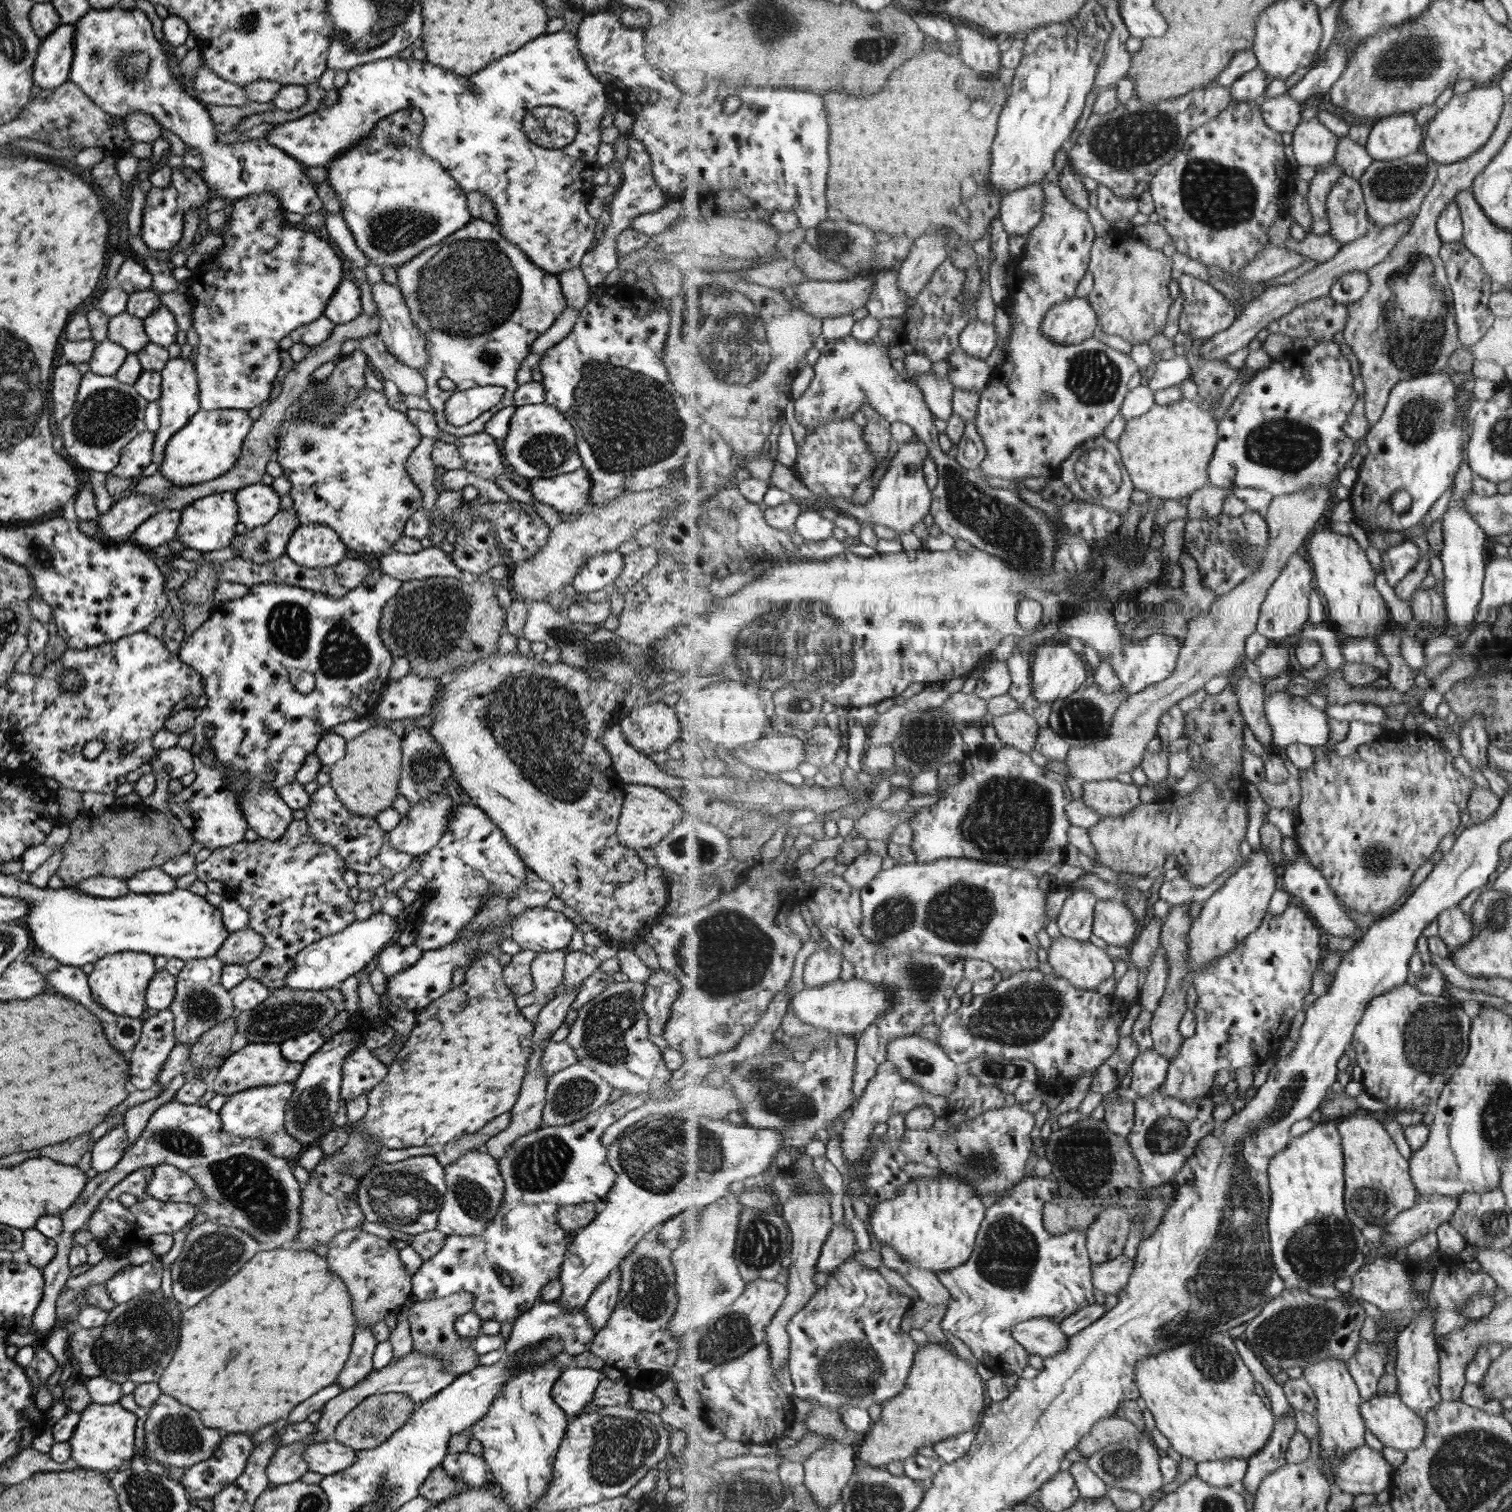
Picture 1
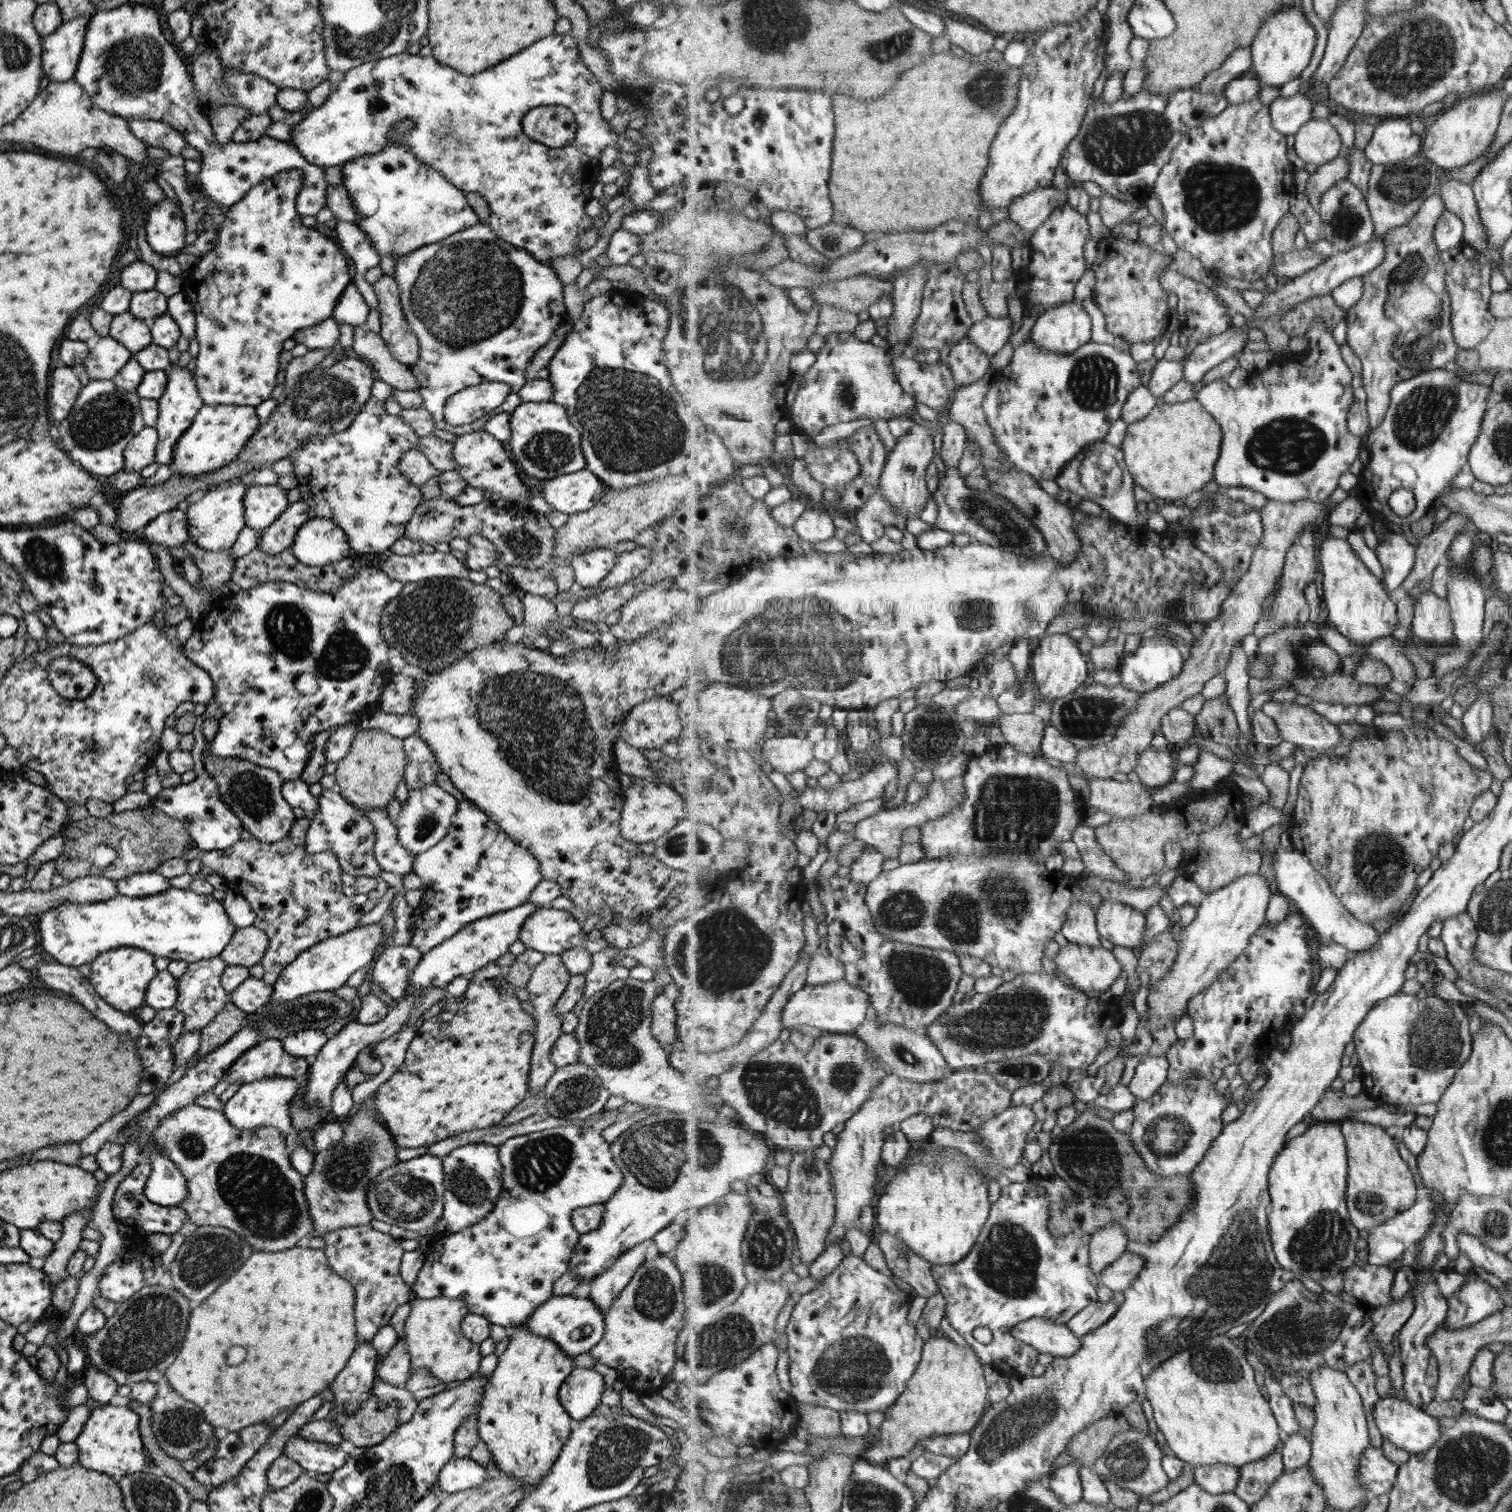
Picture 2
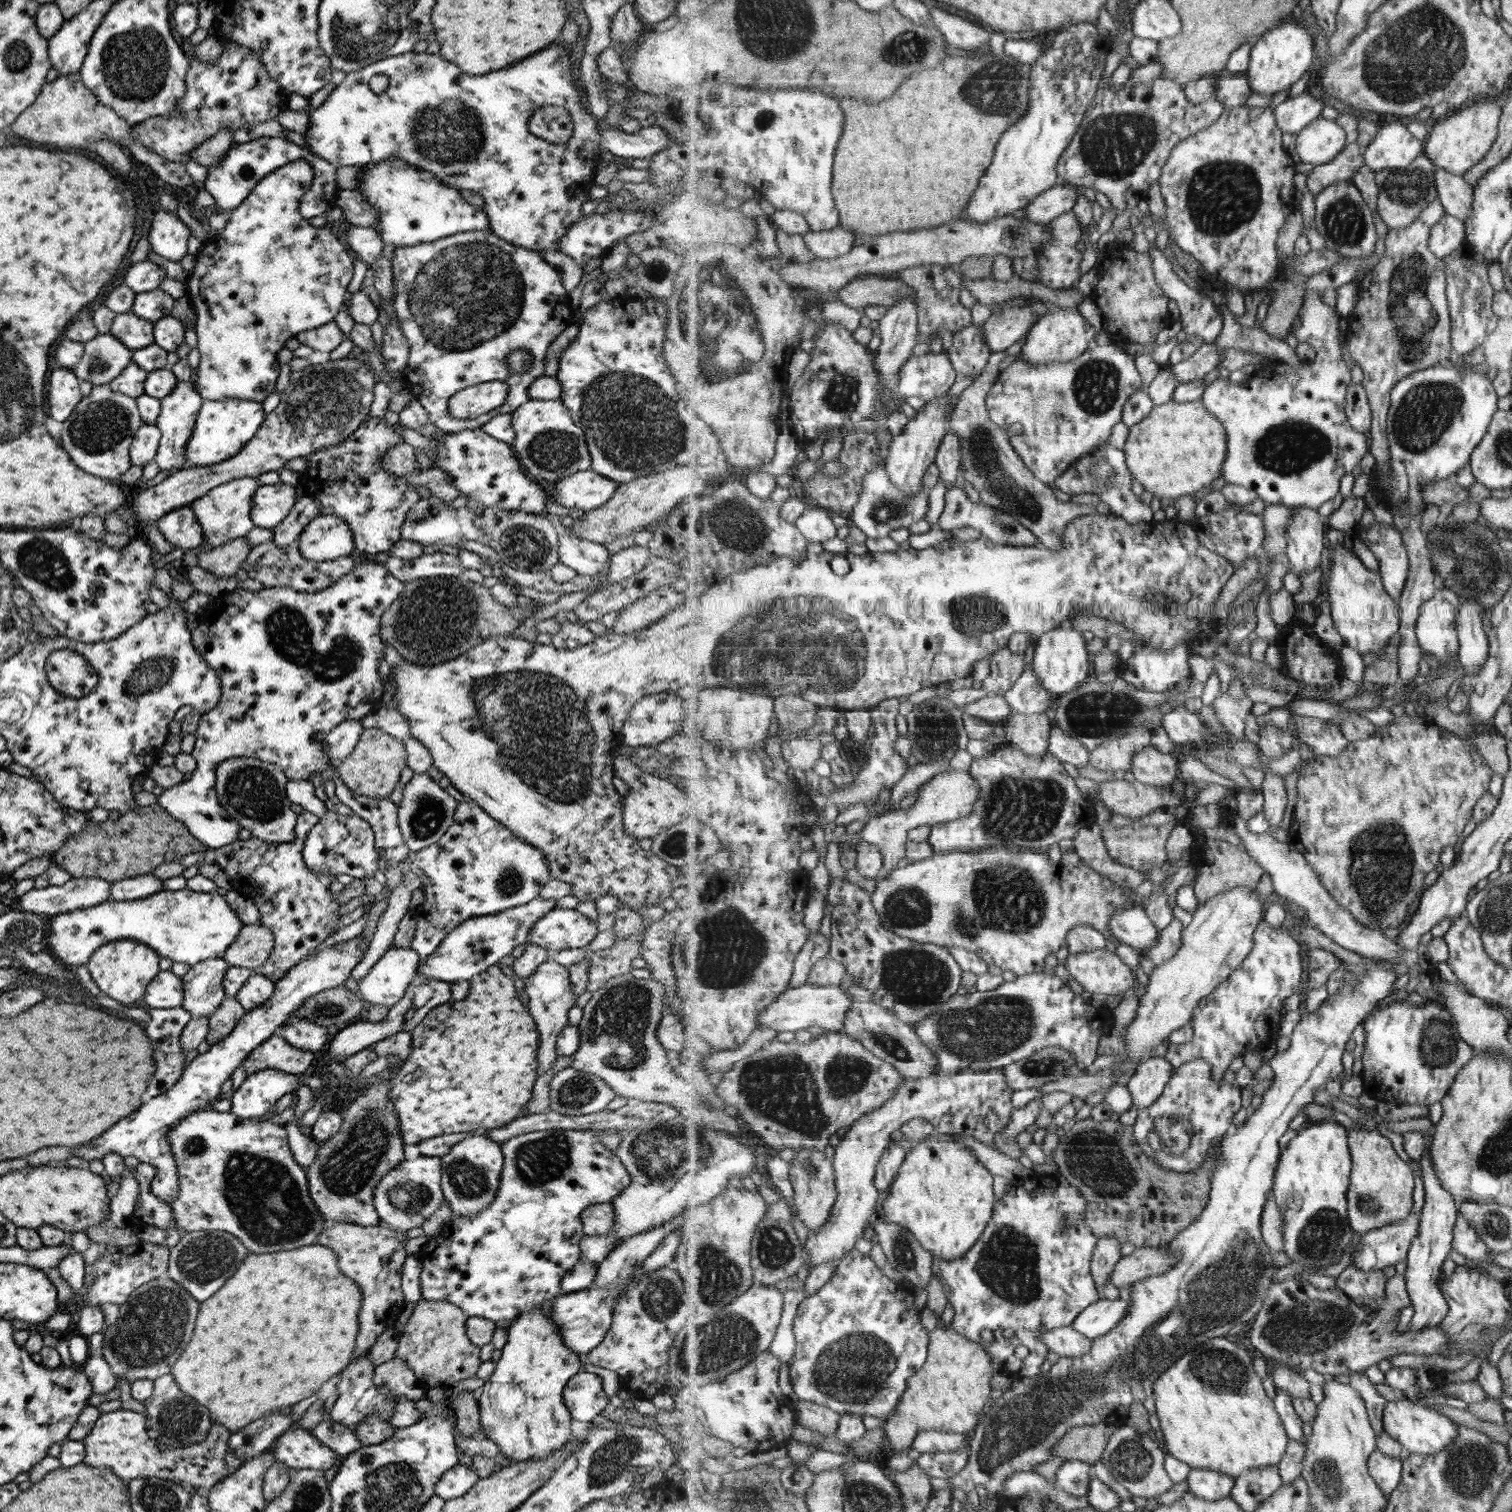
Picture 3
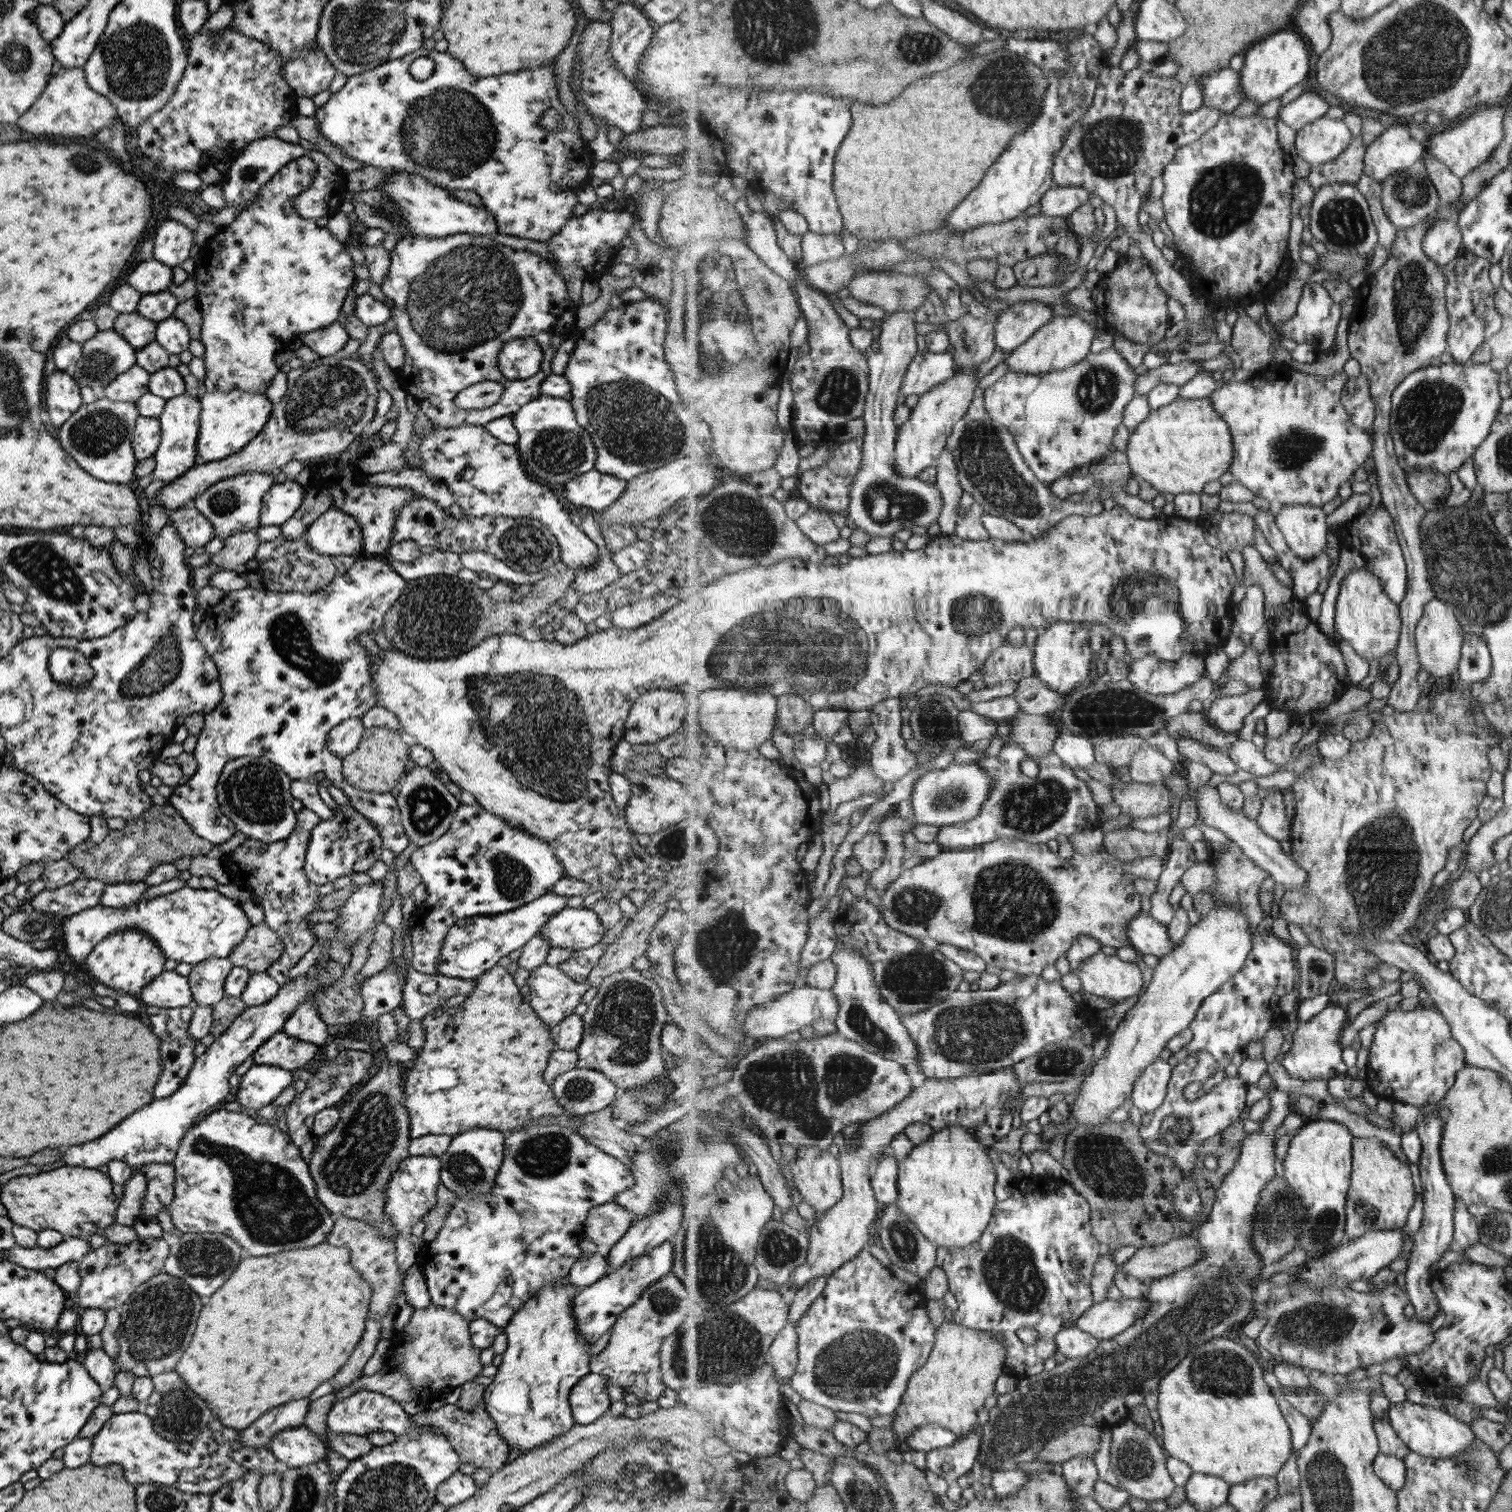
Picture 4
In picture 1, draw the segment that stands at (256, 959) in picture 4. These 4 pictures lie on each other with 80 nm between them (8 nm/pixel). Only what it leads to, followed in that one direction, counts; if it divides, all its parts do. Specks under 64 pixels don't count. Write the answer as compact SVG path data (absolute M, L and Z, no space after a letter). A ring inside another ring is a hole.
M248 927L237 932L231 932L226 940L223 940L221 948L215 957L223 965L248 965L255 960L263 950L263 937Z

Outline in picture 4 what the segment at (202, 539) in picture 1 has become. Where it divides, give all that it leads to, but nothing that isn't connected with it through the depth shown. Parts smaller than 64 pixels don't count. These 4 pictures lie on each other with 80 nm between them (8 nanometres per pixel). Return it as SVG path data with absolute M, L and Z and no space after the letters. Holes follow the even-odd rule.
M247 473L223 479L211 485L190 503L199 515L213 527L215 538L226 539L233 533L253 530L259 526L261 496L275 484L271 473Z

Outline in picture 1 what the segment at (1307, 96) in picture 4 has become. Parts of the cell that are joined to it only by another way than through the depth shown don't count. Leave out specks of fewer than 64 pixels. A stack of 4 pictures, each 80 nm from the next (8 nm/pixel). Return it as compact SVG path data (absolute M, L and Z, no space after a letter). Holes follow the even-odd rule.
M1289 94L1260 100L1266 123L1277 132L1293 132L1301 122L1301 104Z

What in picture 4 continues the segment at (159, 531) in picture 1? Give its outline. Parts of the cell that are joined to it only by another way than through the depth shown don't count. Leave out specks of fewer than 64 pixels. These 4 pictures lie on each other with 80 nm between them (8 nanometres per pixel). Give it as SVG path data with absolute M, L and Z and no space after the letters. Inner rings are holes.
M191 505L172 510L168 516L171 527L175 527L174 531L184 546L191 547L194 551L214 536L213 527Z

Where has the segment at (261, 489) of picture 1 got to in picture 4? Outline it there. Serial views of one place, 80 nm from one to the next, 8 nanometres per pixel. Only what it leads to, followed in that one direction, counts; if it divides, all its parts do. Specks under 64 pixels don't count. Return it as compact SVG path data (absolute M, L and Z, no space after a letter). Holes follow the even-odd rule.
M285 481L273 484L261 496L261 510L259 510L259 526L279 527L285 520L289 520L295 510L302 504L302 498L308 489L295 481Z

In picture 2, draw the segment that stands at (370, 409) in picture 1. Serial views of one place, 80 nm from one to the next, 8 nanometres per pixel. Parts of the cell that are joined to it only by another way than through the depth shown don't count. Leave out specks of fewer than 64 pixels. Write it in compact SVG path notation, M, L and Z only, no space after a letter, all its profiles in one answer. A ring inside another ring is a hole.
M371 396L362 404L360 412L355 413L348 427L330 435L309 437L305 444L299 445L299 448L286 458L293 464L292 474L297 481L299 500L307 505L309 519L331 520L331 523L335 523L343 531L348 545L355 552L376 554L387 550L404 536L405 524L422 501L419 487L403 478L397 470L400 457L415 449L417 438L418 435L403 422L399 414L387 414L383 405Z

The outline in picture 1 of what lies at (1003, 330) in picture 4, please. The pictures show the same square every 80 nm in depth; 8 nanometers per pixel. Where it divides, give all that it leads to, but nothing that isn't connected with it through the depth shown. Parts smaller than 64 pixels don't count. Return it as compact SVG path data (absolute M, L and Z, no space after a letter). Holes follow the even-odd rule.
M973 320L960 334L959 342L967 354L975 358L987 358L997 344L996 323L985 323L978 320Z

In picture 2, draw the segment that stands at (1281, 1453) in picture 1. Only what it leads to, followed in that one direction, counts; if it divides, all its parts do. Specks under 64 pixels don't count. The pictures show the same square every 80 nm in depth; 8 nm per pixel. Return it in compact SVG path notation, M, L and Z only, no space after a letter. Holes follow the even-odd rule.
M1281 1443L1275 1454L1243 1466L1235 1493L1245 1499L1249 1506L1253 1507L1256 1502L1259 1502L1269 1488L1277 1482L1277 1478L1283 1476L1285 1472L1283 1454L1281 1454L1283 1448L1284 1444Z

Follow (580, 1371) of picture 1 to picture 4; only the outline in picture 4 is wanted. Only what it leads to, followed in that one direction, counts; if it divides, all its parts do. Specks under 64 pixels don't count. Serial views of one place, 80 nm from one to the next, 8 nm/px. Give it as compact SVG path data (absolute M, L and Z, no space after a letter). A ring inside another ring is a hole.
M587 1373L569 1389L567 1403L571 1408L574 1424L591 1424L610 1409L606 1383L607 1378L603 1375Z

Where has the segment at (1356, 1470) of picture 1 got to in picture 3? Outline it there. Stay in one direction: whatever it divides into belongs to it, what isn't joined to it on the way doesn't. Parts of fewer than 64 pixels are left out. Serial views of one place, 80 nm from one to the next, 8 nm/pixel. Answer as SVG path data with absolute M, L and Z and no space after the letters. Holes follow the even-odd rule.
M1377 1450L1370 1458L1370 1474L1386 1494L1392 1493L1399 1488L1403 1480L1404 1460L1387 1456Z

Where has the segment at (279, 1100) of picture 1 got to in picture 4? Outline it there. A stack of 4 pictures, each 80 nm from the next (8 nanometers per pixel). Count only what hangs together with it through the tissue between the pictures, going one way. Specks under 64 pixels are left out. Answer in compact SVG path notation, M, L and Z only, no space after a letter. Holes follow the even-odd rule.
M252 1065L240 1077L235 1102L244 1110L259 1110L272 1104L281 1090L293 1084L294 1076L275 1066Z

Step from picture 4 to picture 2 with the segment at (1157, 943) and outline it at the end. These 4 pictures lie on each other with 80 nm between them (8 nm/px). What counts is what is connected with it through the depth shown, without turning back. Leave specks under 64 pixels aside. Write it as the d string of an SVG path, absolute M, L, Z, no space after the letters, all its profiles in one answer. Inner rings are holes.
M1103 901L1096 912L1099 935L1136 952L1147 940L1147 912L1118 901Z

